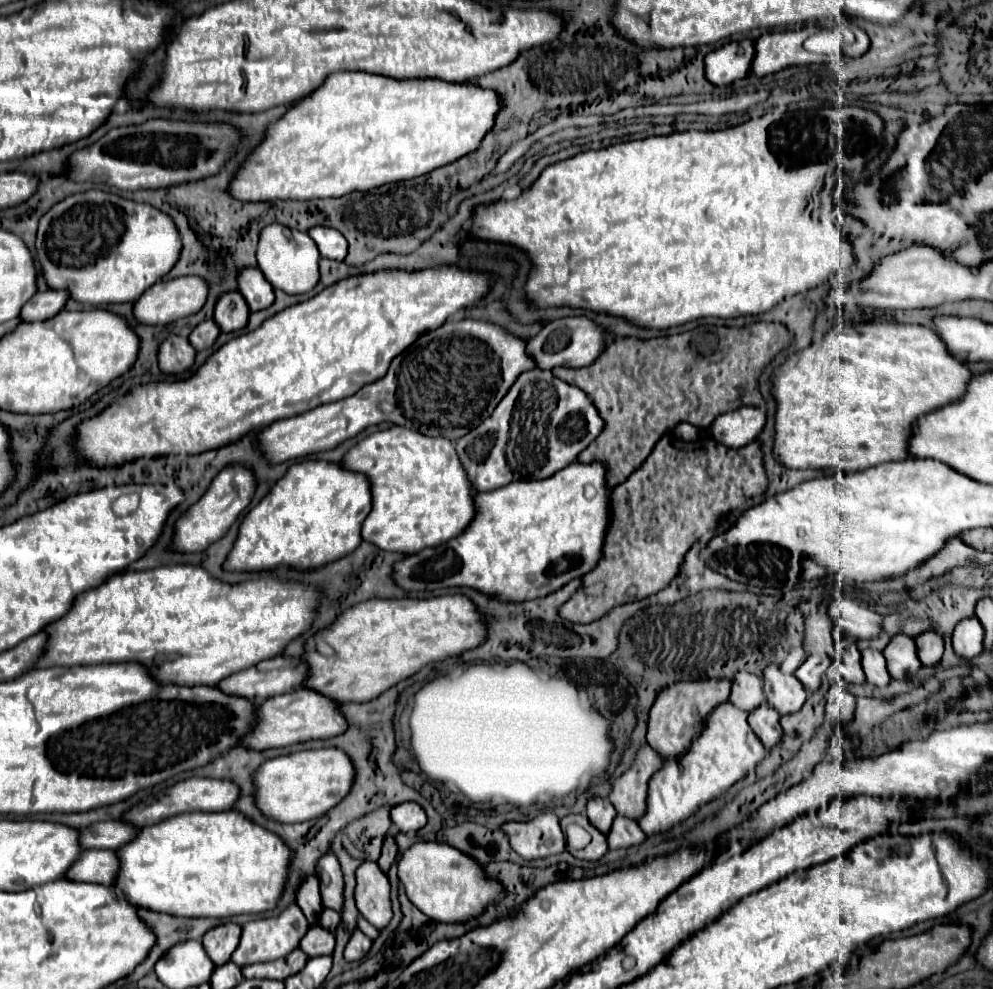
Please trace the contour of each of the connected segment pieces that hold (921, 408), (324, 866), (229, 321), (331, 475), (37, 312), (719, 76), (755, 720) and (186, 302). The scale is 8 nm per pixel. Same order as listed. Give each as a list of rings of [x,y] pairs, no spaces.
[[[890,321],[864,323],[860,327],[838,325],[776,369],[774,397],[778,401],[778,411],[774,449],[778,461],[792,469],[836,467],[846,473],[864,471],[886,461],[902,461],[910,457],[908,443],[914,435],[916,421],[938,407],[962,399],[974,375],[976,373],[966,363],[954,359],[950,351],[946,351],[946,343],[942,343],[940,335],[930,327]]]
[[[328,853],[318,861],[318,879],[320,879],[320,893],[322,903],[328,909],[342,911],[342,895],[344,895],[344,875],[340,869],[338,859]]]
[[[224,293],[214,309],[214,321],[224,333],[240,331],[246,327],[250,317],[250,309],[246,299],[240,293]]]
[[[334,461],[296,463],[244,517],[234,549],[226,559],[226,569],[260,571],[276,565],[314,569],[340,559],[360,545],[362,519],[368,513],[370,487],[366,487],[362,475],[350,475]]]
[[[50,289],[46,293],[36,293],[20,311],[20,317],[26,321],[44,321],[58,315],[70,301],[68,291]]]
[[[730,41],[704,57],[706,79],[712,85],[730,85],[744,79],[754,57],[754,41]]]
[[[764,703],[762,707],[754,709],[748,715],[748,721],[750,721],[750,727],[754,729],[754,733],[758,735],[758,739],[762,741],[762,745],[766,749],[772,749],[782,741],[784,731],[780,725],[780,715],[770,705]]]
[[[186,275],[186,277],[176,277],[176,279],[170,279],[170,281],[158,281],[158,283],[154,283],[154,287],[146,289],[144,295],[136,301],[134,317],[142,323],[148,323],[148,325],[174,323],[182,317],[198,313],[208,299],[208,291],[210,291],[208,281],[198,277],[198,275]]]

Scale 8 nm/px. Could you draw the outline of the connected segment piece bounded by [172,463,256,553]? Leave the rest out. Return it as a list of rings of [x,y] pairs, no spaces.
[[[230,463],[226,465],[212,481],[208,487],[206,495],[194,503],[184,517],[176,521],[176,535],[172,549],[182,551],[182,553],[194,553],[194,551],[204,551],[210,543],[218,541],[238,519],[238,515],[250,505],[256,489],[256,477],[254,471],[242,463]]]

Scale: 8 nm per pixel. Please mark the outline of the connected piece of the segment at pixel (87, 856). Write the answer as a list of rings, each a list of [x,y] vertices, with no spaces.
[[[90,849],[82,853],[78,863],[72,865],[66,877],[80,883],[112,885],[118,879],[118,873],[120,873],[120,859],[116,851]]]

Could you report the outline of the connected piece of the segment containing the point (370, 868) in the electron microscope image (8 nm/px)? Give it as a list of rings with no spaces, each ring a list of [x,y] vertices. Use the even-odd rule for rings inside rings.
[[[362,863],[356,871],[356,907],[376,929],[388,927],[392,919],[390,881],[376,863]]]

